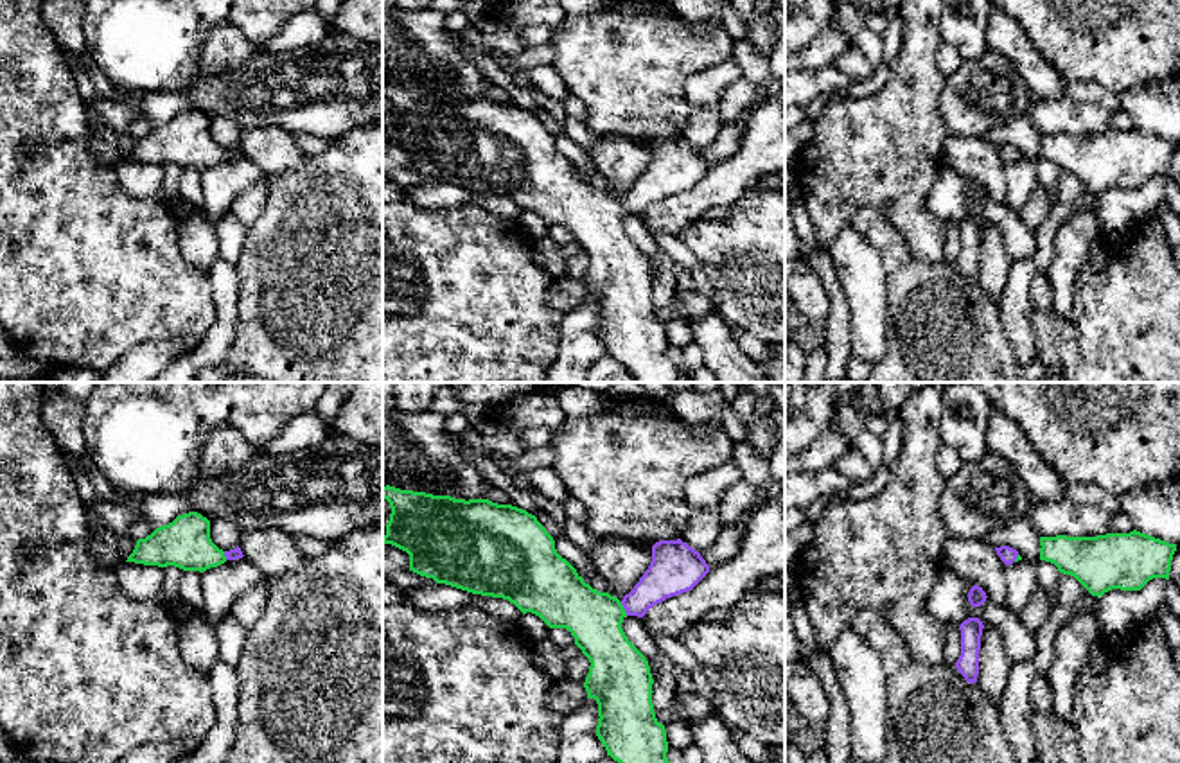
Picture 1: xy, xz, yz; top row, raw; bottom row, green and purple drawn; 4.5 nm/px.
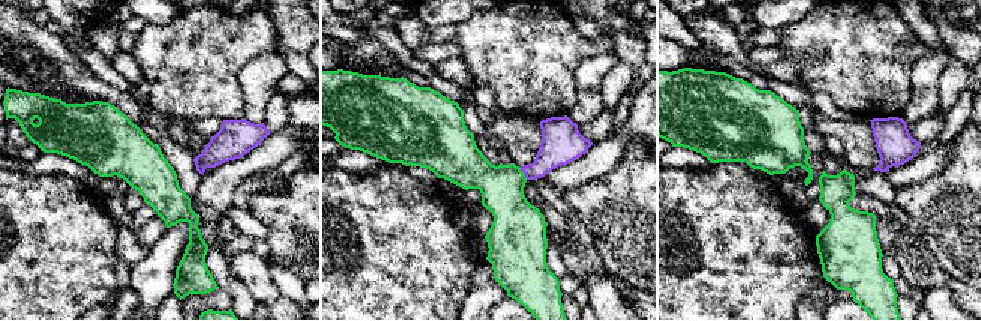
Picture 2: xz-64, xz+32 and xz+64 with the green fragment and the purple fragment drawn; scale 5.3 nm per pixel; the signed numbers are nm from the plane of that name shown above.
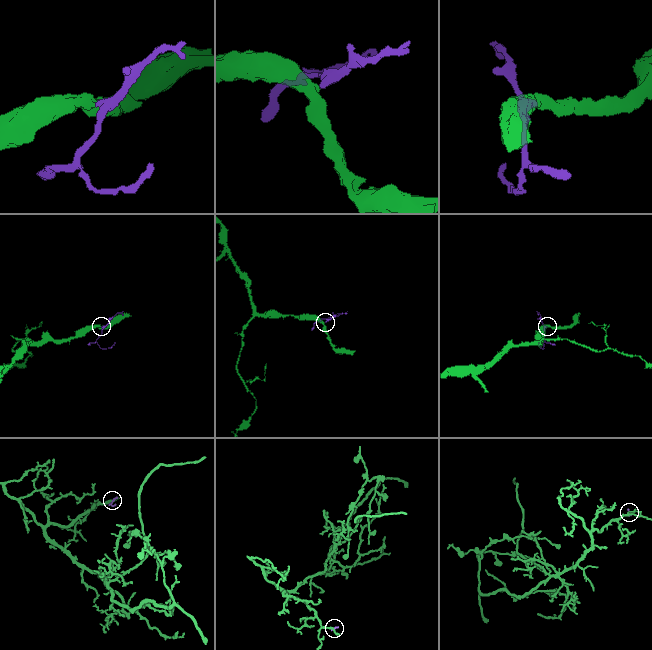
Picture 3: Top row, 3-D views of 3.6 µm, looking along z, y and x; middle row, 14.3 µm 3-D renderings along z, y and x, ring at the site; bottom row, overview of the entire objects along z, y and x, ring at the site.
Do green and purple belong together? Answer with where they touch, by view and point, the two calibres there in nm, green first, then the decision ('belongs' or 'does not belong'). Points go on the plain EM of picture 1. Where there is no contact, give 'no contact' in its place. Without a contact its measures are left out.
meets green in xz at (624, 207); 240 nm thick on the green side, 190 nm on the other; belongs

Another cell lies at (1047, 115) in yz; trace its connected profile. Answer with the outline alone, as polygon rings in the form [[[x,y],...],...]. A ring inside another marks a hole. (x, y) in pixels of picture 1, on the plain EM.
[[[1038,99],[1027,118],[1038,135],[1097,135],[1110,131],[1112,113],[1092,102]]]

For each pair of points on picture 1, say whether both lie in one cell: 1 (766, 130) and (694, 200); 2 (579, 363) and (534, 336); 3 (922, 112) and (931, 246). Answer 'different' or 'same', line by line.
1: same
2: different
3: same

